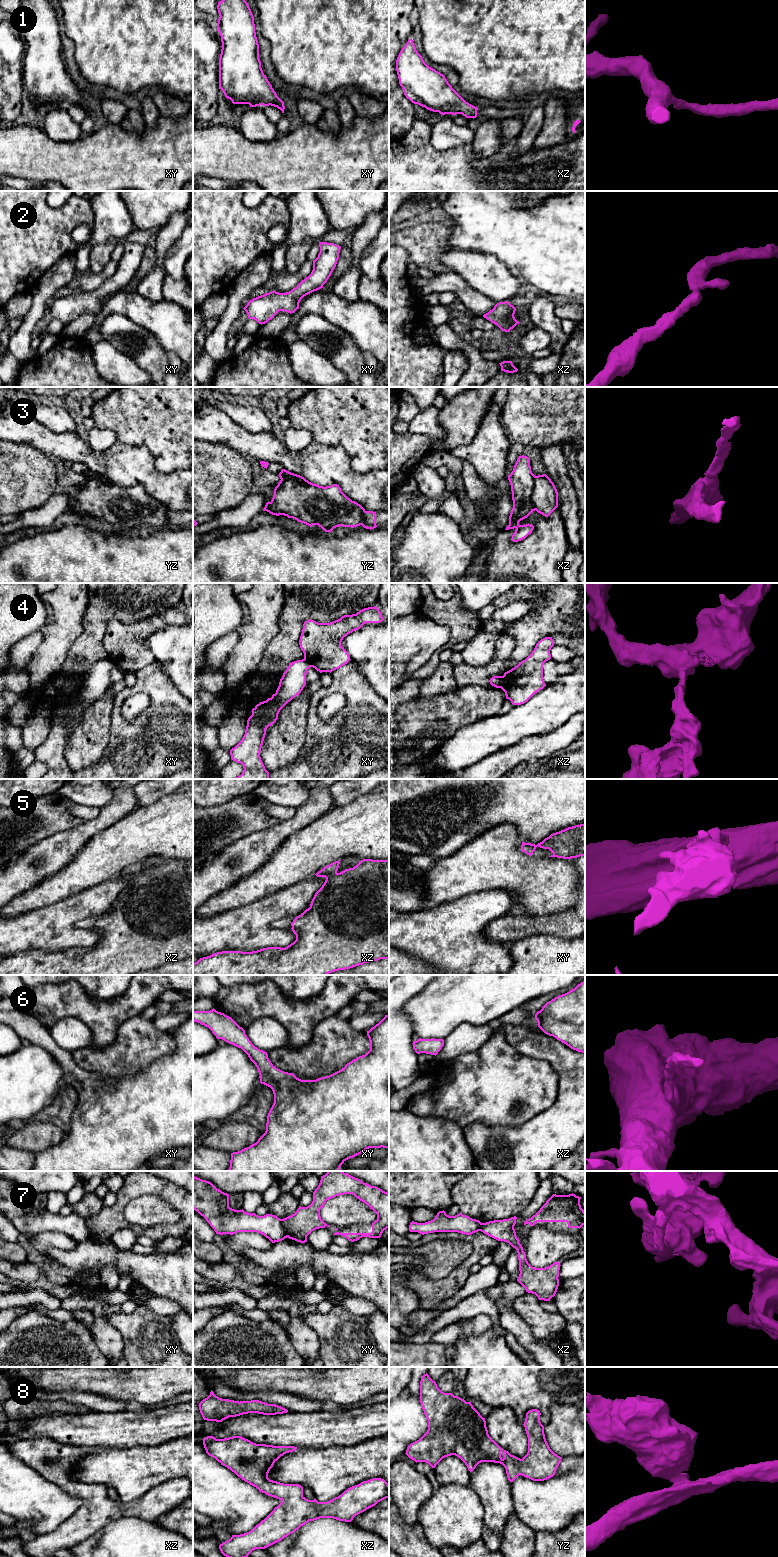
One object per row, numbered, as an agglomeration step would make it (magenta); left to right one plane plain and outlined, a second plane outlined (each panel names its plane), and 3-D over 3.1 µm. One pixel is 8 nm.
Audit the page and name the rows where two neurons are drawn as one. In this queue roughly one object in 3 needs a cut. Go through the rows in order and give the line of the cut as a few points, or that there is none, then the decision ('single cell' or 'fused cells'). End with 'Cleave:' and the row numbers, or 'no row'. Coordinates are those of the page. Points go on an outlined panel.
1: no cut | single cell
2: no cut | single cell
3: xz (535, 476), (532, 492), (534, 509) | fused cells
4: xz (503, 676), (503, 682), (499, 687) | fused cells
5: no cut | single cell
6: no cut | single cell
7: xy (281, 1219), (287, 1236) | fused cells
8: no cut | single cell
Cleave: 3, 4, 7

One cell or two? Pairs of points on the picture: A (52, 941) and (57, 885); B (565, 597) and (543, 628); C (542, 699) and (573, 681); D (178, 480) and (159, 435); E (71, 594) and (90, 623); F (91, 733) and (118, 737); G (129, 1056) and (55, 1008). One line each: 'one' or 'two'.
A: two
B: one
C: one
D: two
E: two
F: two
G: two

